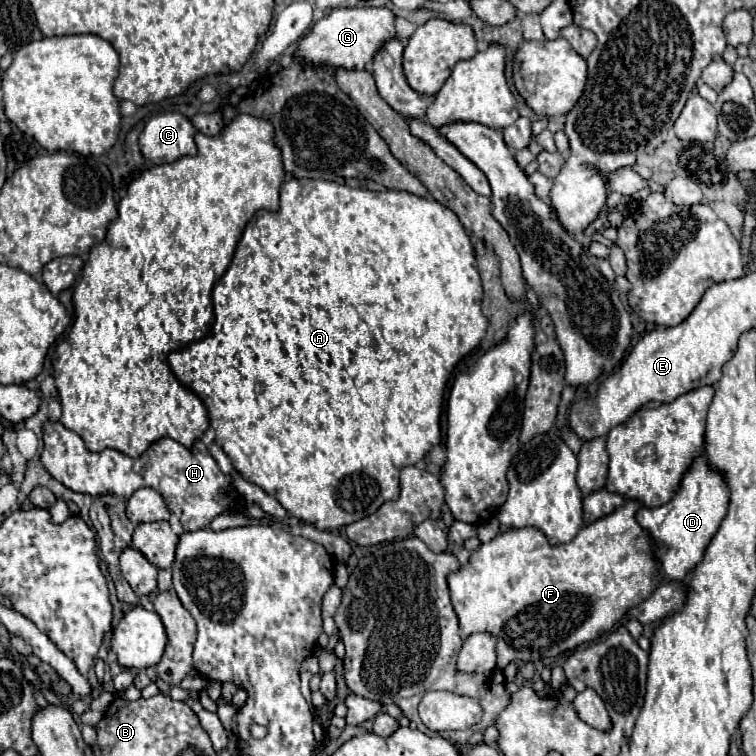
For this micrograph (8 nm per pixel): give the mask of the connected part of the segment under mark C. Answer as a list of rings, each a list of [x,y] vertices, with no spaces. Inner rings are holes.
[[[161,113],[151,117],[145,125],[139,135],[139,147],[143,157],[153,165],[173,163],[179,157],[197,153],[193,135],[195,127],[187,117],[179,113]]]

